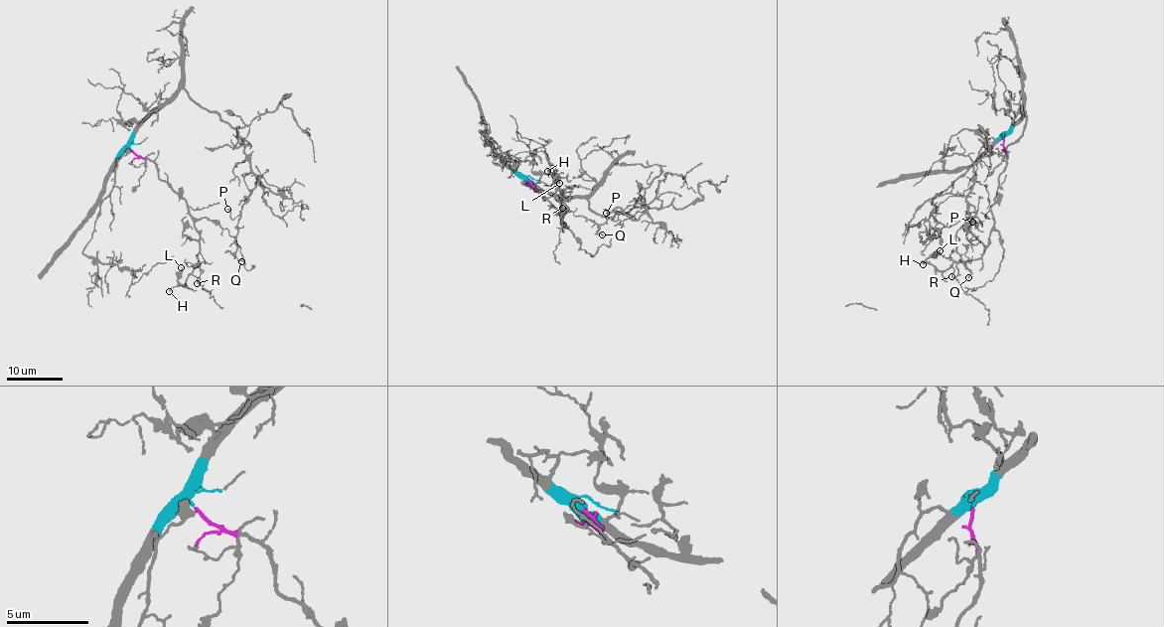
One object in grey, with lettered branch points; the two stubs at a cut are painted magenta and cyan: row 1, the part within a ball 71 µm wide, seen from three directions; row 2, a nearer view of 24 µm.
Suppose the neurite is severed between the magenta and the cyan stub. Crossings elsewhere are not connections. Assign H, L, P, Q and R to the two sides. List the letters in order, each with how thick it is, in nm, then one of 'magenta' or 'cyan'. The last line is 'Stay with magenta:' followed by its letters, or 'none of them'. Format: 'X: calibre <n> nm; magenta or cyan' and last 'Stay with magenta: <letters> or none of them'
H: calibre 100 nm; magenta
L: calibre 80 nm; magenta
P: calibre 130 nm; cyan
Q: calibre 140 nm; cyan
R: calibre 90 nm; magenta
Stay with magenta: H, L, R

